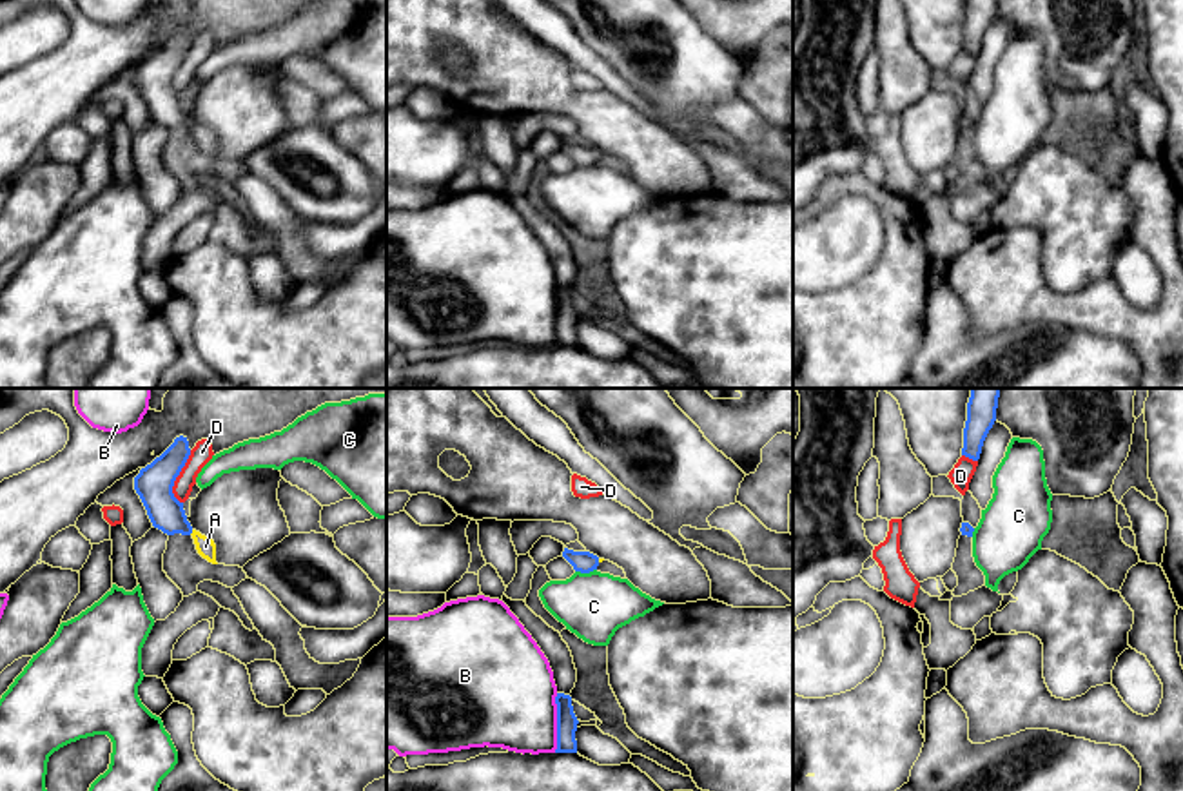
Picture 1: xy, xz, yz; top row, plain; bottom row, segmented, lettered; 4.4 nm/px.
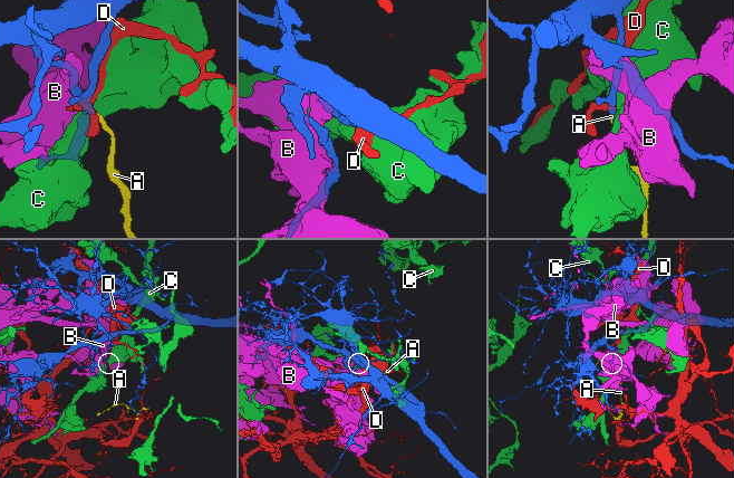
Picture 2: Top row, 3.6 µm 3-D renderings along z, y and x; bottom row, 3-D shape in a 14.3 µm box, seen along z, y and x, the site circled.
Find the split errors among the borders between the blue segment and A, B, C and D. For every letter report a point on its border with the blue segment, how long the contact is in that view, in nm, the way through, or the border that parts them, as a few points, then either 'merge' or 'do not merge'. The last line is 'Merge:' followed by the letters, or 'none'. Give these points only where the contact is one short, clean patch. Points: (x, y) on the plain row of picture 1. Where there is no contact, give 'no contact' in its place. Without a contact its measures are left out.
A: meets blue in xy at (191, 126); contact 30 nm long; runs through xy (155, 82), (158, 95), (191, 126), (205, 140); merge
B: meets blue in xz at (557, 316); contact 260 nm long; do not merge
C: meets blue in xz at (585, 166); contact 100 nm long; do not merge
D: meets blue in xy at (176, 69); contact 240 nm long; do not merge
Merge: A

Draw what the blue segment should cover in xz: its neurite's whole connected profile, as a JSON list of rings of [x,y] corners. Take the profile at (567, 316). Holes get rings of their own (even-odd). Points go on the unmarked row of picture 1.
[[[557,287],[557,343],[555,347],[577,347],[577,310],[573,307],[572,290]]]

